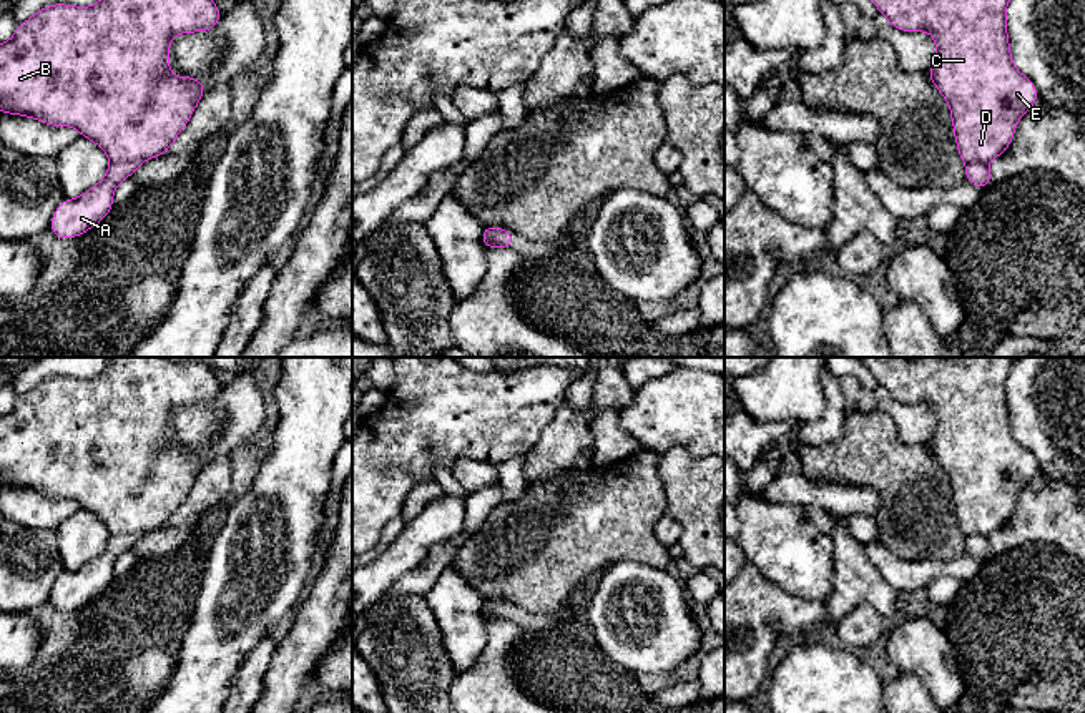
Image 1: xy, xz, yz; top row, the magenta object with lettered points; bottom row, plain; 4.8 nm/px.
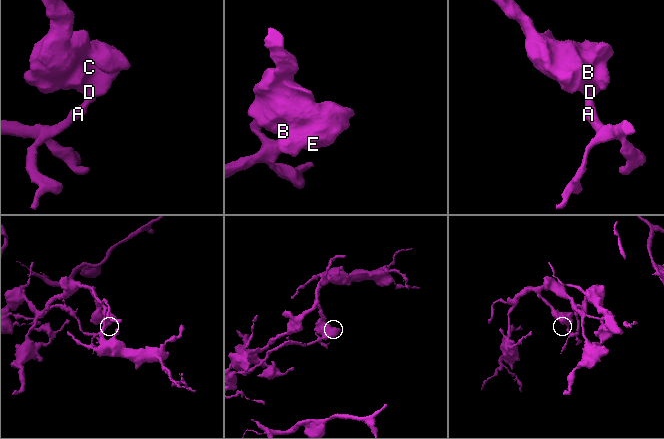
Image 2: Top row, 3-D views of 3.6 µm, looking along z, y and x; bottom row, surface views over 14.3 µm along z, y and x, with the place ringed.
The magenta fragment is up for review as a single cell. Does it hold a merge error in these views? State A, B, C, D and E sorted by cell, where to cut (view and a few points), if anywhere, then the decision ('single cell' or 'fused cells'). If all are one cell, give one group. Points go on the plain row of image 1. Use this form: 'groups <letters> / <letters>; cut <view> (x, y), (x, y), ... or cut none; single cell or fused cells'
groups A / B C D E; cut xy (112, 532), (140, 534); fused cells

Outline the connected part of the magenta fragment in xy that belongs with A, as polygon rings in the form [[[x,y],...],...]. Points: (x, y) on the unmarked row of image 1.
[[[111,534],[105,550],[83,565],[80,570],[63,573],[56,578],[48,602],[60,612],[71,612],[85,607],[113,582],[116,558],[131,550],[141,534]]]

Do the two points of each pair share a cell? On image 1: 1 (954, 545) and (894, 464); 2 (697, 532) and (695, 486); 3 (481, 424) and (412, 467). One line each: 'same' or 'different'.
1: same
2: same
3: same

